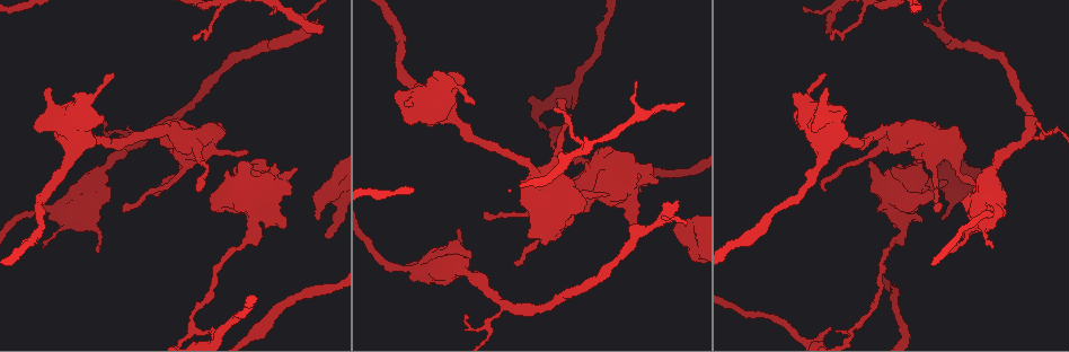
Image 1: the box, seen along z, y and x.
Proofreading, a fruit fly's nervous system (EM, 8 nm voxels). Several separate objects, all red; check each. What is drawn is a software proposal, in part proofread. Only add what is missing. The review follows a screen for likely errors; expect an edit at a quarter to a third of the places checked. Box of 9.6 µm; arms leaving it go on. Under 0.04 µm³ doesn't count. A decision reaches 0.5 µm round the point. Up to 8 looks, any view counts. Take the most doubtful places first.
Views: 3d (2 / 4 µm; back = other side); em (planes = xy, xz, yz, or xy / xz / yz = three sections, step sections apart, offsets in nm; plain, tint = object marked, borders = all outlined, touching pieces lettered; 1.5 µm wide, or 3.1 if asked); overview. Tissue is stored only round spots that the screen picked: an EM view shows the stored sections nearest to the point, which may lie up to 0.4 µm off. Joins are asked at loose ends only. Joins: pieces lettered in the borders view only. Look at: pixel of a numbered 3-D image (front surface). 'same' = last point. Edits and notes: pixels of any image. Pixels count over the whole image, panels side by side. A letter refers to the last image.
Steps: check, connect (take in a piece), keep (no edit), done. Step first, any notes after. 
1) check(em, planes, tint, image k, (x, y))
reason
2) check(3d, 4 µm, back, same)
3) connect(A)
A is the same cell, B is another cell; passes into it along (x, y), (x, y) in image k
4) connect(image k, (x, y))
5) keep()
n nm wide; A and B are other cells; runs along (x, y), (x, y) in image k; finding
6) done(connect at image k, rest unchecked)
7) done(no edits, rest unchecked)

check(em, xy, step 8, borders, image 1, (322, 25))
free end

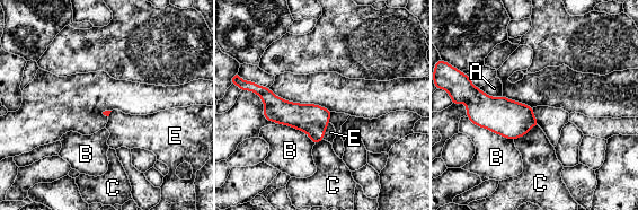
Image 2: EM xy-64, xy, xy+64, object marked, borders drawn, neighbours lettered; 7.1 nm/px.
check(em, planes, borders, same)
cut it another way

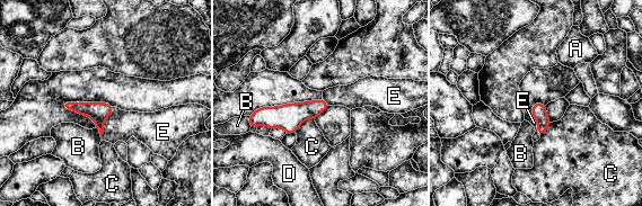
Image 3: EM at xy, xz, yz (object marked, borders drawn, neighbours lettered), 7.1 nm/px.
connect(E)
E is the same cell, A, B, C and D are other cells; it goes on there

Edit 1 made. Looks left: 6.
check(overview)

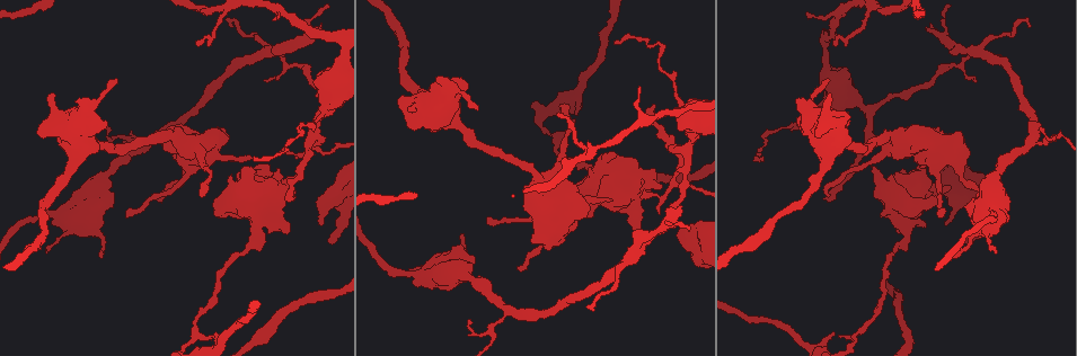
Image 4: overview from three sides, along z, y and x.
check(3d, 4 µm, image 4, (681, 206))
branch stops here

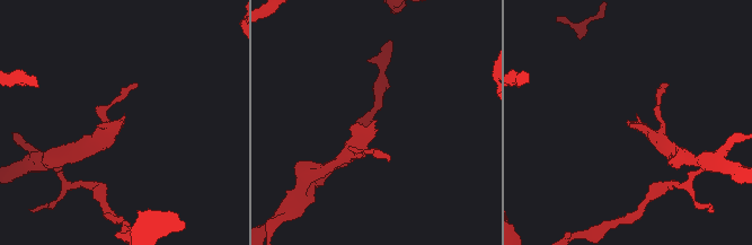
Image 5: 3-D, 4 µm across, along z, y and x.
check(em, xz, step 8, tint, image 5, (124, 120))

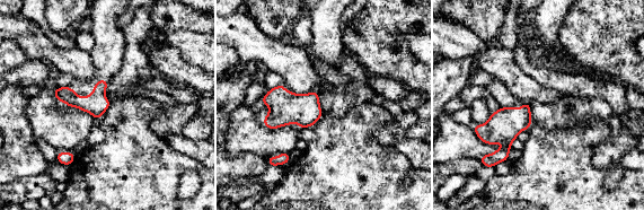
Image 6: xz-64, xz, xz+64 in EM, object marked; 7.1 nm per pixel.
check(em, planes, borders, same)
cut it another way

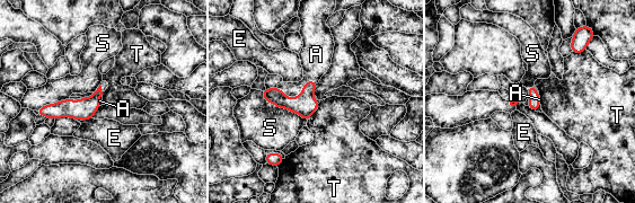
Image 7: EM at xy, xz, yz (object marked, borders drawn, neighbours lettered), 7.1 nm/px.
connect(A)
A is the same cell, E, S and T are other cells; passes into it along (303, 105), (299, 96), (315, 65) in image 7; it goes on there

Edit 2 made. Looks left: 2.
done(connect at image 3, connect at image 7, rest unchecked)

